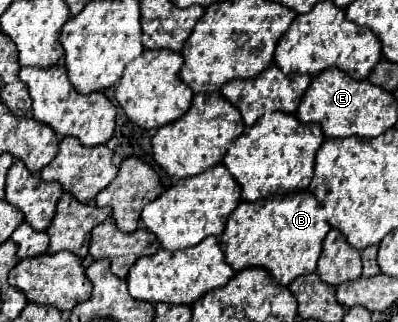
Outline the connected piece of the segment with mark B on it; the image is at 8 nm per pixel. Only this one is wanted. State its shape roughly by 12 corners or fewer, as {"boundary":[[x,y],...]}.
{"boundary":[[309,190],[241,202],[221,246],[279,284],[315,272],[331,226]]}

